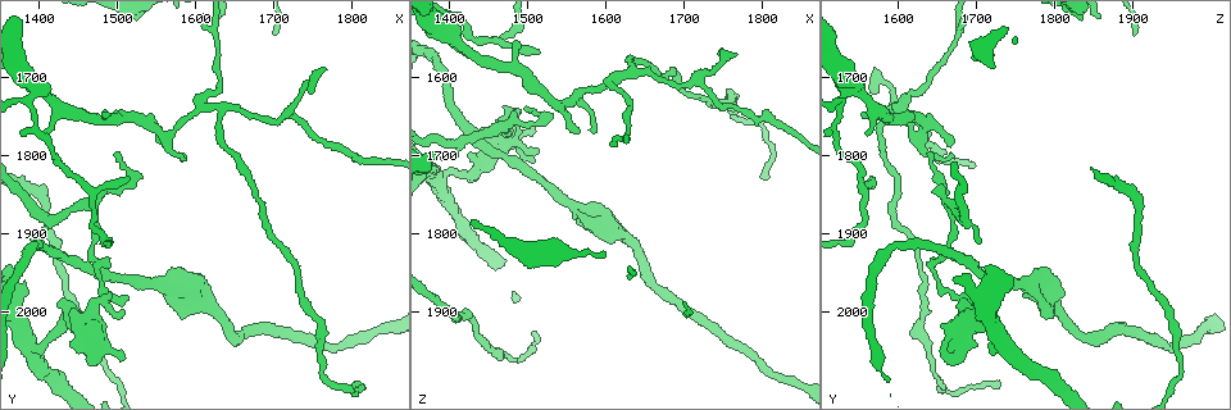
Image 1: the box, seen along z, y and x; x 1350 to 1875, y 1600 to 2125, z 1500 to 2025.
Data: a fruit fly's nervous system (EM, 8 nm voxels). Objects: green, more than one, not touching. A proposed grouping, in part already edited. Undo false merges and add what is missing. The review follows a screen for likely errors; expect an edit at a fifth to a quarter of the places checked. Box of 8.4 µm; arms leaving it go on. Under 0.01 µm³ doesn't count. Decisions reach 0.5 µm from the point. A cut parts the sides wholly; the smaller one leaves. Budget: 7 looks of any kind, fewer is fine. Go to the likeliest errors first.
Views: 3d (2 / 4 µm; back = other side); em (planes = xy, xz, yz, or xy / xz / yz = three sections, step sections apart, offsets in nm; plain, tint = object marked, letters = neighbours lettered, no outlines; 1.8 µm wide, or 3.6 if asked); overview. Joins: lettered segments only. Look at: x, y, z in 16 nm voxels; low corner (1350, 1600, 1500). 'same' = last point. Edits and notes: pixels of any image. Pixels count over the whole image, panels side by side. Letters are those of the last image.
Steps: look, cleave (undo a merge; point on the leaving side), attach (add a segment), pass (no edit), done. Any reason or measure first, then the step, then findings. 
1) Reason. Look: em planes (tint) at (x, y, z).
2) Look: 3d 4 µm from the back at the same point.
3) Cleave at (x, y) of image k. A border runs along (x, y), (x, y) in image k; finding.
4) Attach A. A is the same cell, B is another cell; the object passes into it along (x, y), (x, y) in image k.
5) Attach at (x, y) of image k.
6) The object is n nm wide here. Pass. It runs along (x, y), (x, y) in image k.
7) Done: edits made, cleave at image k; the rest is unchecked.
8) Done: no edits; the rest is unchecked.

Branch stops here. Look: em planes (letters) at (1580, 2010, 1800).

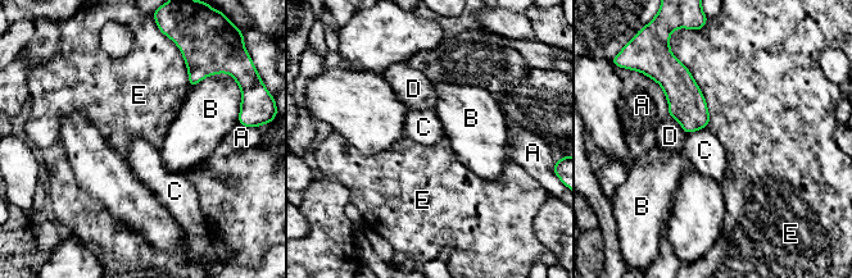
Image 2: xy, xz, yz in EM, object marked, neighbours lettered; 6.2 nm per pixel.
Pass. A, B, C, D and E are other cells; a border runs along (707, 126), (687, 135) in image 2; no lettered segment goes on from it.

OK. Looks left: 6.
Thin end. Look: em xy step 4 (letters) at (1765, 1690, 1570).

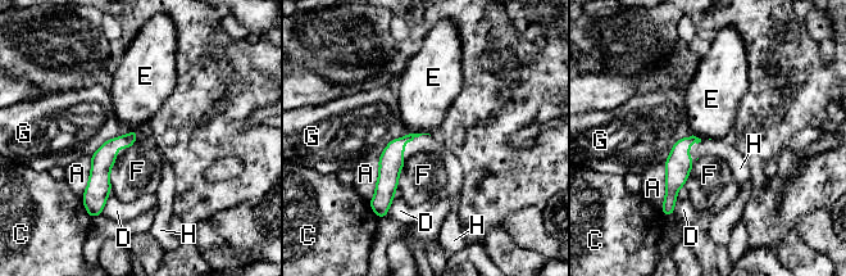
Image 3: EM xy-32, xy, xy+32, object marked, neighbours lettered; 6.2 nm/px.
Look: em xz step 16 (letters) at the same point.

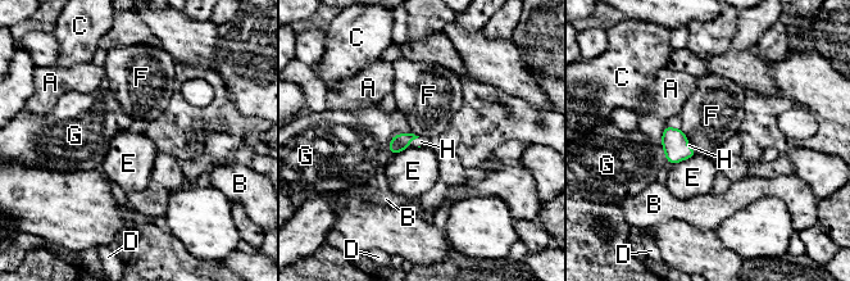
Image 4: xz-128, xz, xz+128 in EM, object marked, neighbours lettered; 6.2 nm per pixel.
Attach H. H is the same cell, A, B, C, D, E, F and G are other cells; the object passes into it along (398, 143), (412, 137), (421, 141) in image 4; the cell continues.

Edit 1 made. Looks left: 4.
Calibre changes. Look: 3d 4 µm from the back at (1390, 1705, 1535).

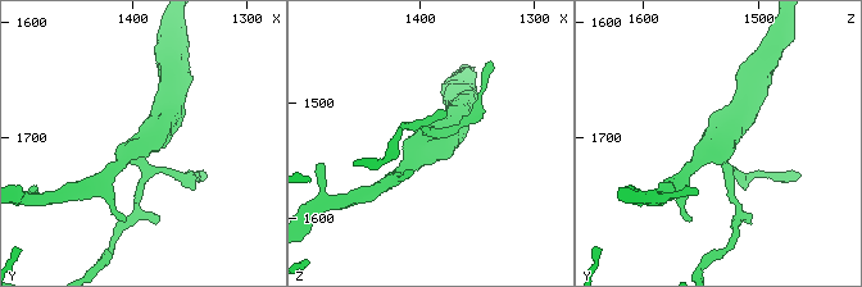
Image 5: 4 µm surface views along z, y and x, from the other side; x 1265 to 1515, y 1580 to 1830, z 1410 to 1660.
Need the tissue. Look: em xy step 16 (tint) at (1394, 1708, 1534).

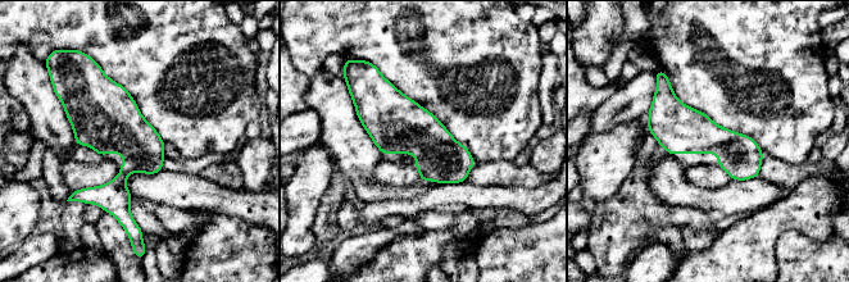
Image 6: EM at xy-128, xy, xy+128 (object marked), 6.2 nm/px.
Look: em planes (letters) at the same point.

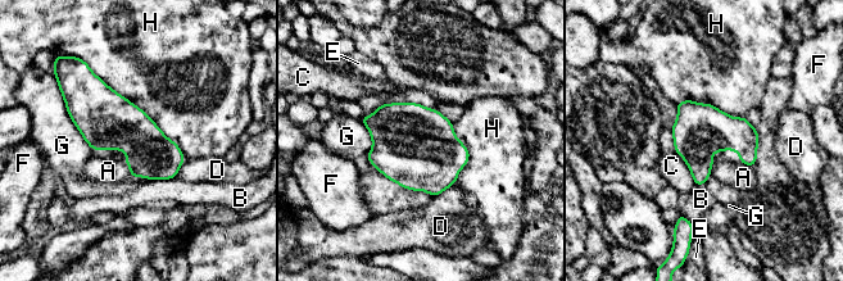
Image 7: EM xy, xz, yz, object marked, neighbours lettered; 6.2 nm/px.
The object is 340 nm wide here. Pass. A, B, C, D, E, F, G and H are other cells; continuous, no second cell.

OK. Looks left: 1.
Done: edits made, attach at image 4; the rest is unchecked.

